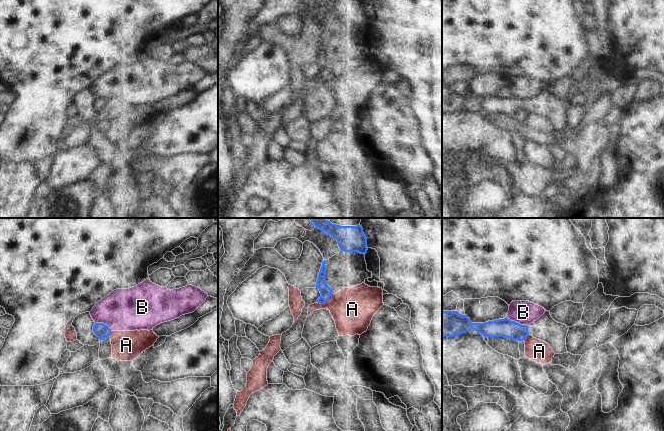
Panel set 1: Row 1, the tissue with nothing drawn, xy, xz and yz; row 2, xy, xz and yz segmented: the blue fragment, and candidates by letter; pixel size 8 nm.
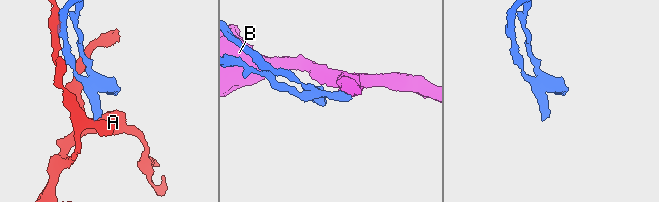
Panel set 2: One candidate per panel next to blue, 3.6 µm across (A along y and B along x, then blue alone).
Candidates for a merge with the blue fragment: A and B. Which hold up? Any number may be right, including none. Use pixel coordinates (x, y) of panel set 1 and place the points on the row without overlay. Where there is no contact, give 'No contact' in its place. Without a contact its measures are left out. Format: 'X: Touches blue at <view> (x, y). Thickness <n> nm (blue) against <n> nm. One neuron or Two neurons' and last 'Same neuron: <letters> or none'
A: Touches blue at xz (325, 78). Thickness 100 nm (blue) against 340 nm. Two neurons
B: Touches blue at yz (516, 98). Thickness 150 nm (blue) against 190 nm. Two neurons
Same neuron: none.

